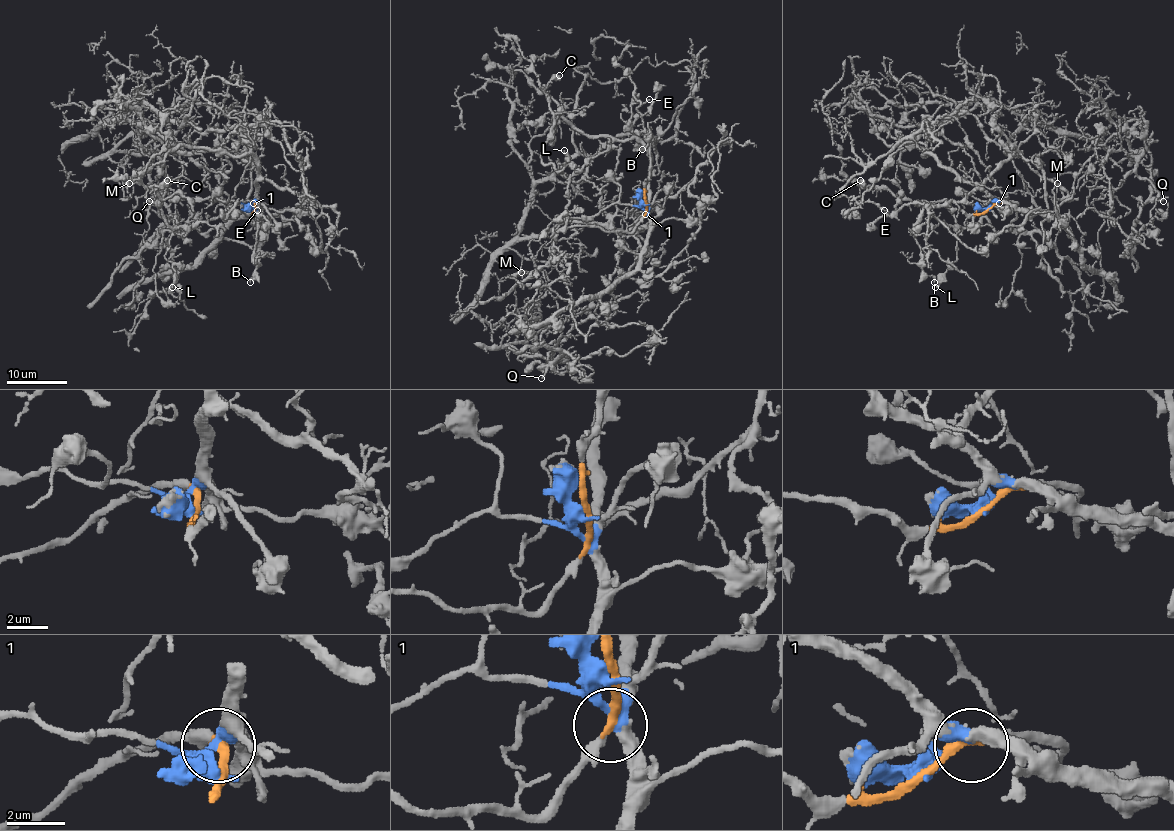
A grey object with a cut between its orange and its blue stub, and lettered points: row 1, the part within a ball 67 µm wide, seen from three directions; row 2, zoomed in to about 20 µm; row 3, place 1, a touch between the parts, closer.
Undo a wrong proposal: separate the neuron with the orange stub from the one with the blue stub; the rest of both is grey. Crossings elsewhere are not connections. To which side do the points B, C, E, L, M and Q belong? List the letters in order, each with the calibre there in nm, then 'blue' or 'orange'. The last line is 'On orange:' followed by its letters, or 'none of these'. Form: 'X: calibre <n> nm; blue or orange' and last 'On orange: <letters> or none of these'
B: calibre 160 nm; orange
C: calibre 600 nm; orange
E: calibre 100 nm; orange
L: calibre 140 nm; orange
M: calibre 110 nm; blue
Q: calibre 220 nm; blue
On orange: B, C, E, L

